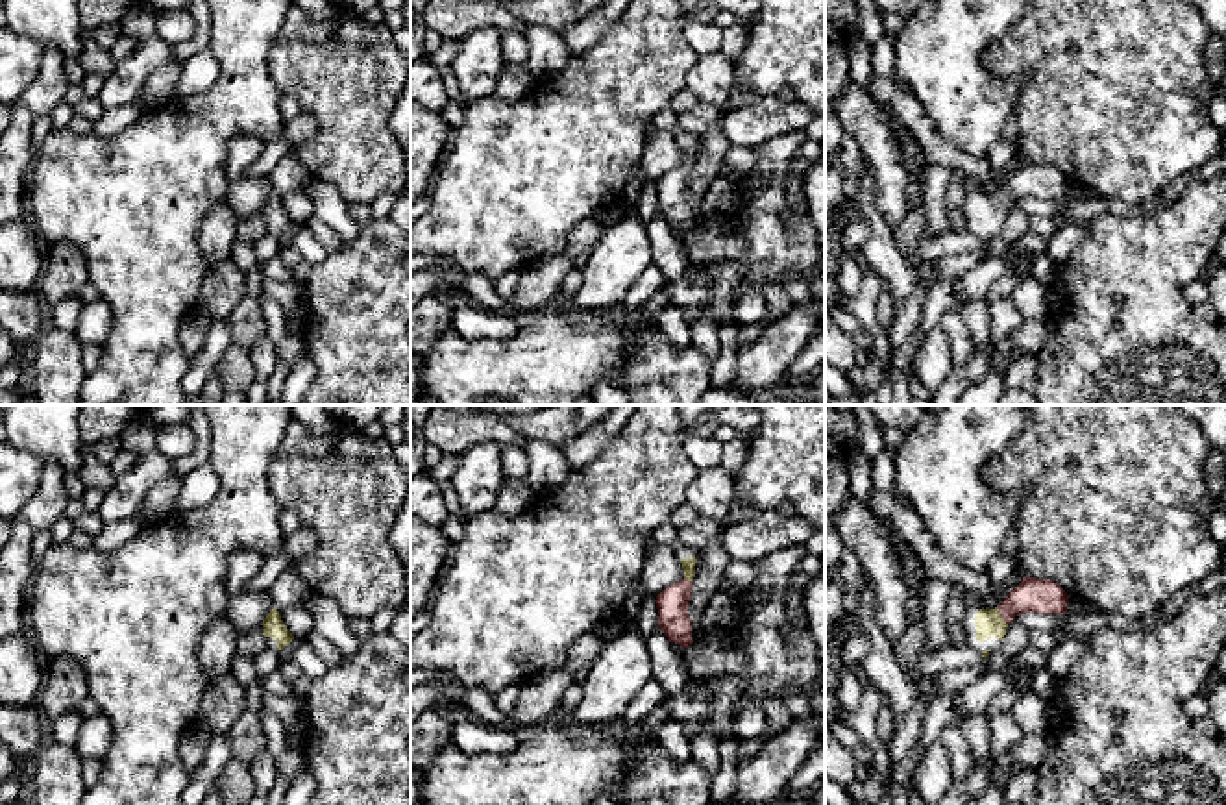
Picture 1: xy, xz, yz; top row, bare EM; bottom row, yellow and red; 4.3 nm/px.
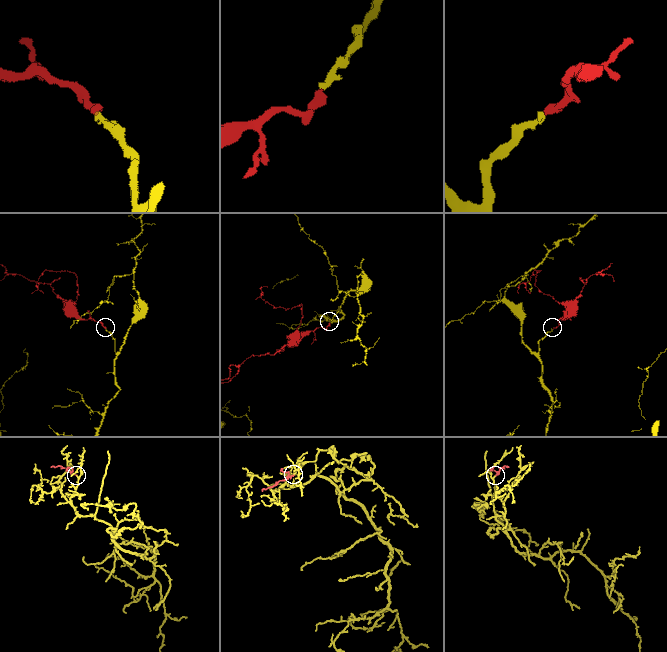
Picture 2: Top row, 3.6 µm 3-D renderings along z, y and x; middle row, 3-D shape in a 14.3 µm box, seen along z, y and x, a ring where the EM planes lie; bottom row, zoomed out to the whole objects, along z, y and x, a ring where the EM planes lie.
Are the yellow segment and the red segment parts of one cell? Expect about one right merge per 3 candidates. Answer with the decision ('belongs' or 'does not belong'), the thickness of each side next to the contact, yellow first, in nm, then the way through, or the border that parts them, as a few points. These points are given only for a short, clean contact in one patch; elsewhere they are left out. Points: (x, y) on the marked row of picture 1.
belongs; 120 nm thick on the yellow side, 150 nm on the other; runs through yz (988, 622), (1001, 617), (1027, 596), (1045, 596)

